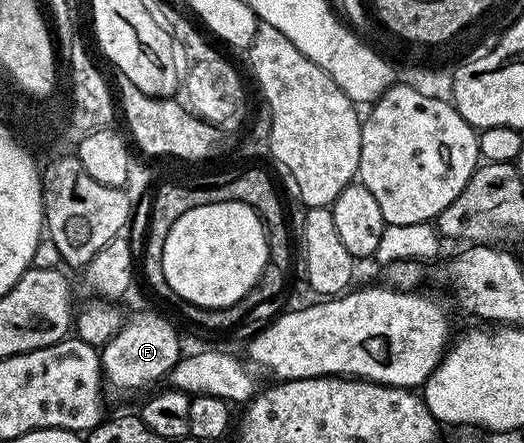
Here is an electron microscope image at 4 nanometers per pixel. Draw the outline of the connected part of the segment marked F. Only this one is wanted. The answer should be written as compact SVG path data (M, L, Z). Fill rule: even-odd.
M137 312L124 321L122 327L100 349L101 370L106 385L121 392L136 388L152 389L156 380L164 381L183 355L181 340L173 324L157 312Z

